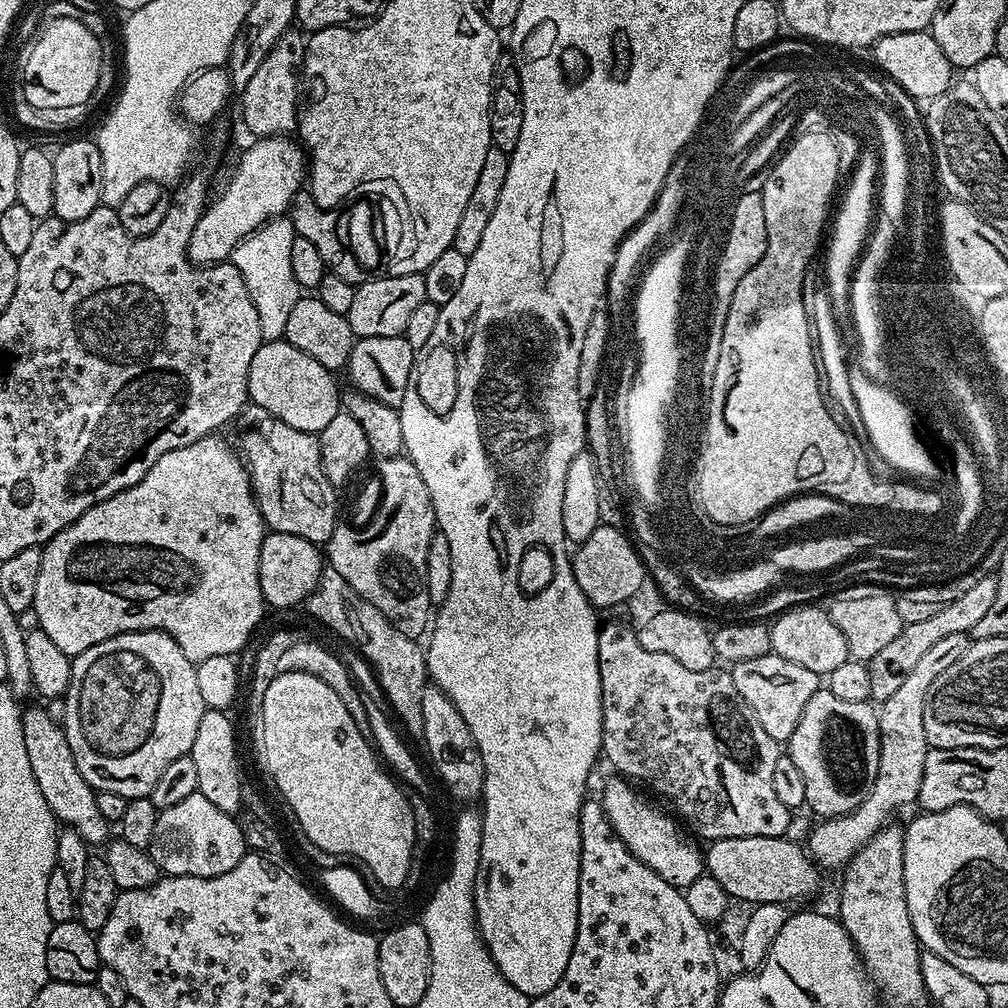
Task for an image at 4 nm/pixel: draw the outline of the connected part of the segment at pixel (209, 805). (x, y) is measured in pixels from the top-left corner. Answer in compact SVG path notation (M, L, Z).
M200 792L190 794L182 802L159 809L160 817L154 826L154 838L147 852L152 855L161 873L170 876L217 876L234 870L246 855L244 832L237 817L218 810L210 798Z

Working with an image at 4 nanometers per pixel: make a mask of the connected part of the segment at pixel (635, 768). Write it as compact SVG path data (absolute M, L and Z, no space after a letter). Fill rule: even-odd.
M605 623L598 634L598 674L602 682L602 742L600 746L603 759L605 761L608 759L620 771L617 773L621 777L643 786L649 793L657 792L658 795L672 800L673 806L676 807L675 815L701 841L753 838L754 835L783 837L788 831L790 809L782 806L782 802L774 795L774 766L782 755L781 745L774 738L770 738L766 730L762 730L762 725L758 723L754 710L750 710L750 706L746 706L746 698L738 694L738 686L734 686L731 671L719 672L718 669L719 667L713 666L706 670L686 670L686 666L682 666L682 662L676 661L675 658L670 658L670 654L654 654L654 650L646 650L642 646L635 627L632 629L628 624Z

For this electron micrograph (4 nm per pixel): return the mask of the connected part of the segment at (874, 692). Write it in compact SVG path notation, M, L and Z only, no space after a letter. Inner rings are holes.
M984 574L974 586L967 588L954 602L942 611L934 614L925 621L914 622L904 626L898 637L889 645L881 649L878 654L868 661L870 670L870 698L881 704L890 698L902 686L903 680L914 670L916 663L935 645L947 635L958 633L971 633L972 628L978 624L979 619L990 610L997 594L997 580L995 575Z

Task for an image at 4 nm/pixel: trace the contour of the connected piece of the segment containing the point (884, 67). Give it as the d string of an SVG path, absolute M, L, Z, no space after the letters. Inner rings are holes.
M931 31L903 32L884 36L873 44L870 55L876 59L881 73L908 91L909 96L920 102L927 102L945 92L954 82L954 69L950 58L942 54L942 46L934 42Z

